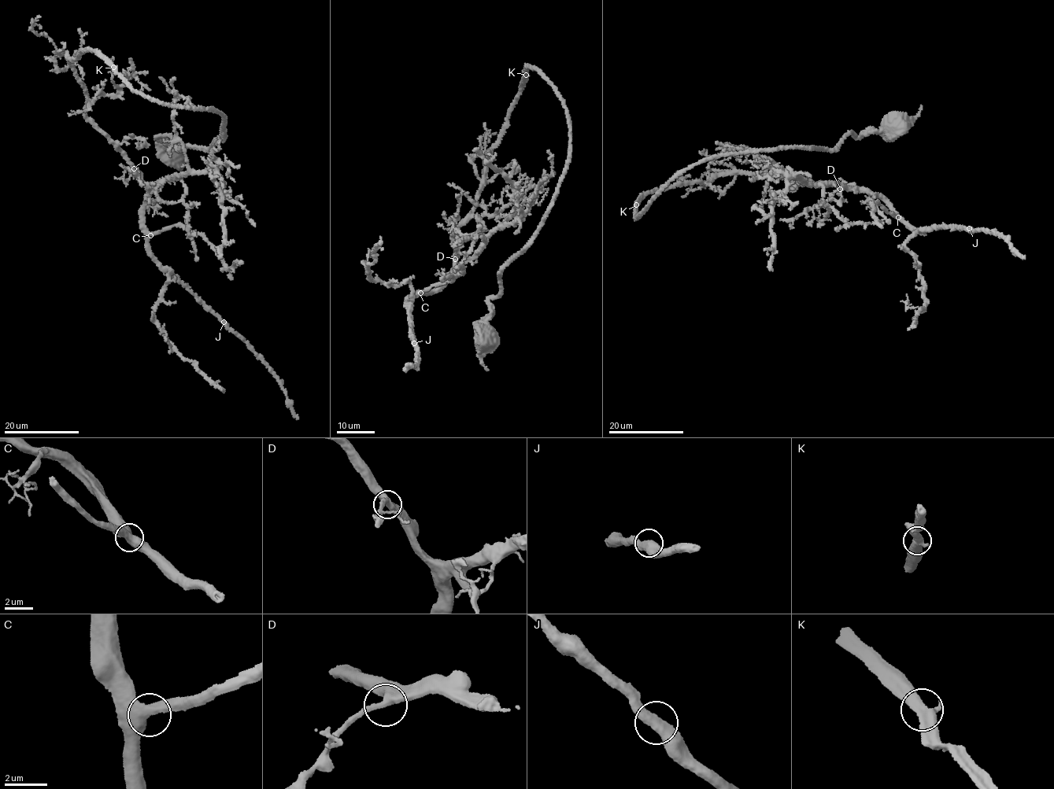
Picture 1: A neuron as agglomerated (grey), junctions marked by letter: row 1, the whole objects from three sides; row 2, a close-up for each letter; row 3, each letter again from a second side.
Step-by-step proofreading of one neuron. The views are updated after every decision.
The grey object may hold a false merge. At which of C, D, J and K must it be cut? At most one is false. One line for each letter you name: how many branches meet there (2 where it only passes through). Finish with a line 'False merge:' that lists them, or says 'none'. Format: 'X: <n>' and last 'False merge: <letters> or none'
False merge: none

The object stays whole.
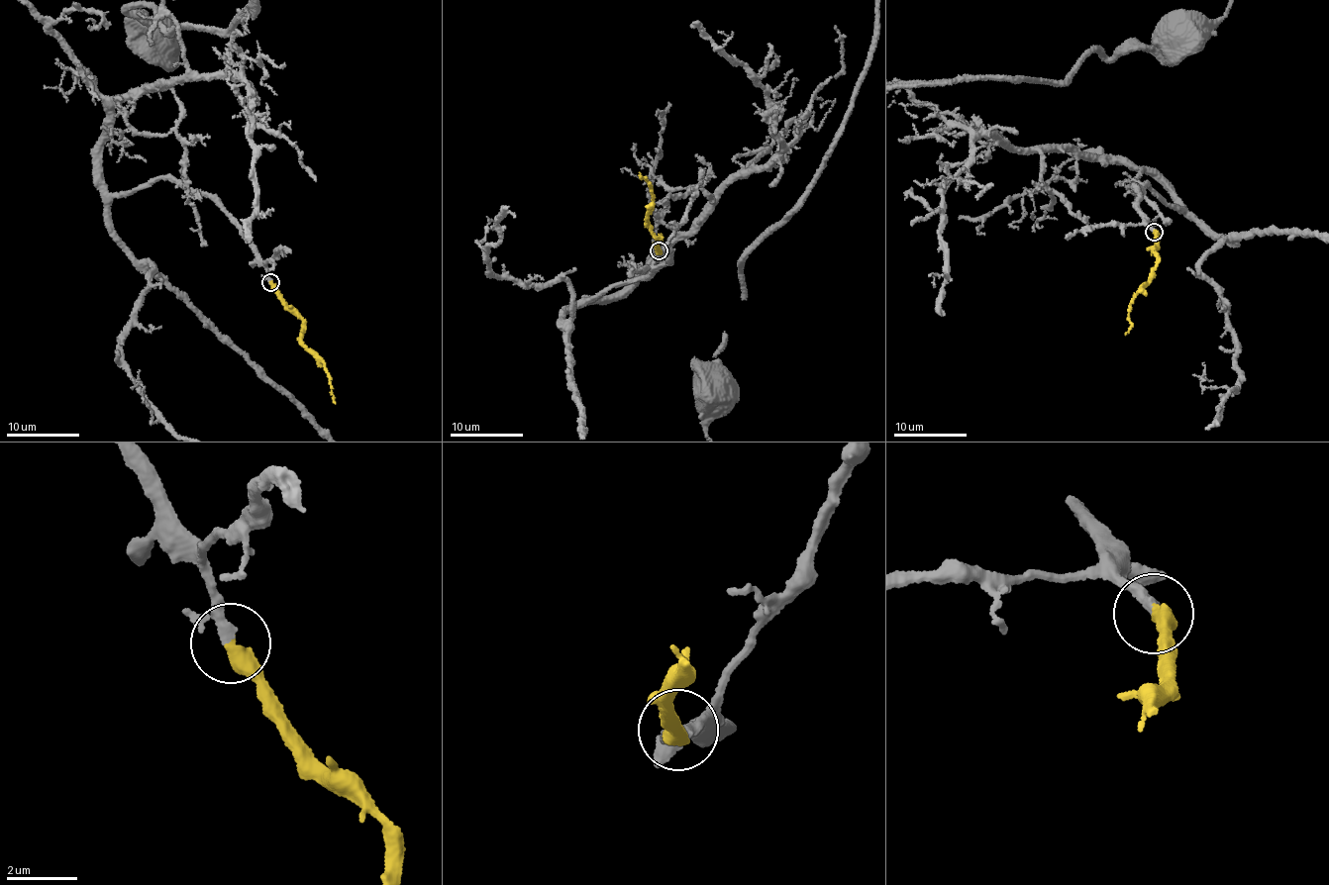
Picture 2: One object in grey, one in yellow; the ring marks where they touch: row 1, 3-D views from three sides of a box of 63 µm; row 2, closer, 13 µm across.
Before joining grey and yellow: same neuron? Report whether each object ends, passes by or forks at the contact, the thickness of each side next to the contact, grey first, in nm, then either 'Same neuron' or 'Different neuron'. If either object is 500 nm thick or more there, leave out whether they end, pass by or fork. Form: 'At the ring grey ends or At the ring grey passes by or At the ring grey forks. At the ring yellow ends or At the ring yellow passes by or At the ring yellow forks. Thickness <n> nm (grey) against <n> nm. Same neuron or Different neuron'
At the ring grey passes by. At the ring yellow ends. Thickness 200 nm (grey) against 460 nm. Same neuron

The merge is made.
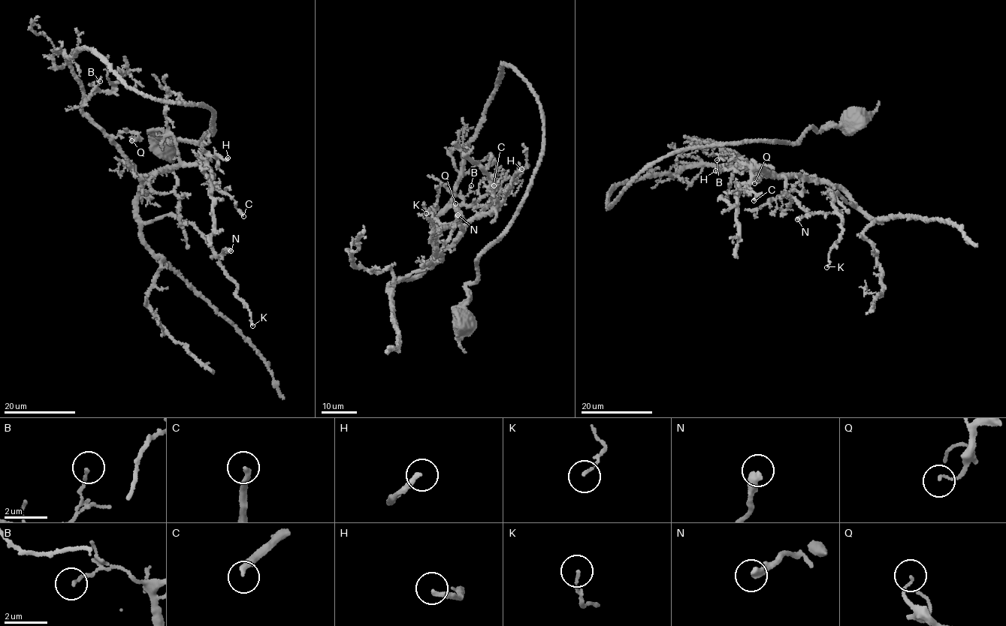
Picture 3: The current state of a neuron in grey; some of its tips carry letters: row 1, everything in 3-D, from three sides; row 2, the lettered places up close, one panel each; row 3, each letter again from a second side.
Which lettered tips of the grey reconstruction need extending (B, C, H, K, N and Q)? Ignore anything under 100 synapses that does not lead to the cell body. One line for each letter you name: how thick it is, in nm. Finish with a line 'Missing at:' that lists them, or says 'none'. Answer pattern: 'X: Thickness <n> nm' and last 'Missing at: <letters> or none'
Missing at: none

